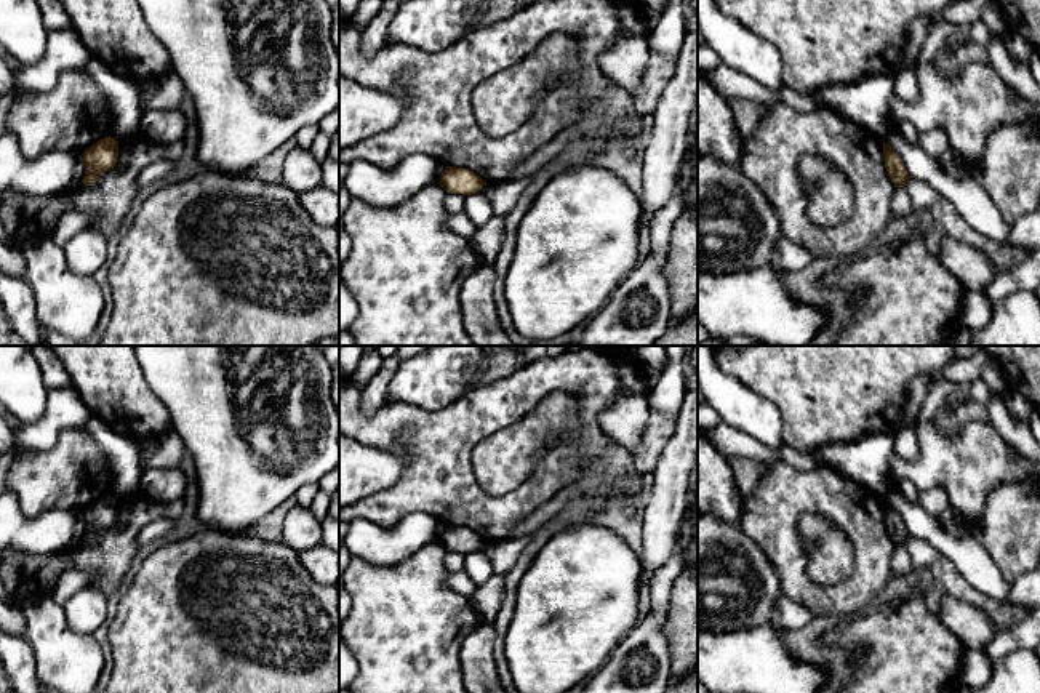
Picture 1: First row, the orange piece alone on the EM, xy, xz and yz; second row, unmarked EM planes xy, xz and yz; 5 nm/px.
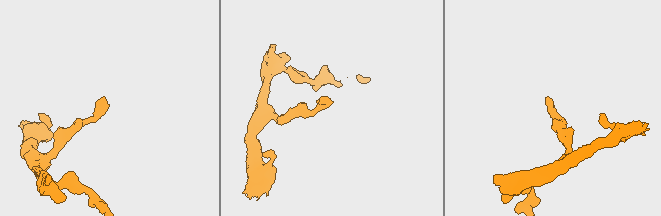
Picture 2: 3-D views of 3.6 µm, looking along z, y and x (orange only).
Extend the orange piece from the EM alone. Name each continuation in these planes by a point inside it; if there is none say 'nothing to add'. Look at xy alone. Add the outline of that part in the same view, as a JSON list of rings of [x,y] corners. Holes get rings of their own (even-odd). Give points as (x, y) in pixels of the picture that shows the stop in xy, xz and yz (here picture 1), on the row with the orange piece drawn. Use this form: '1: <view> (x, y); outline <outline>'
nothing to add

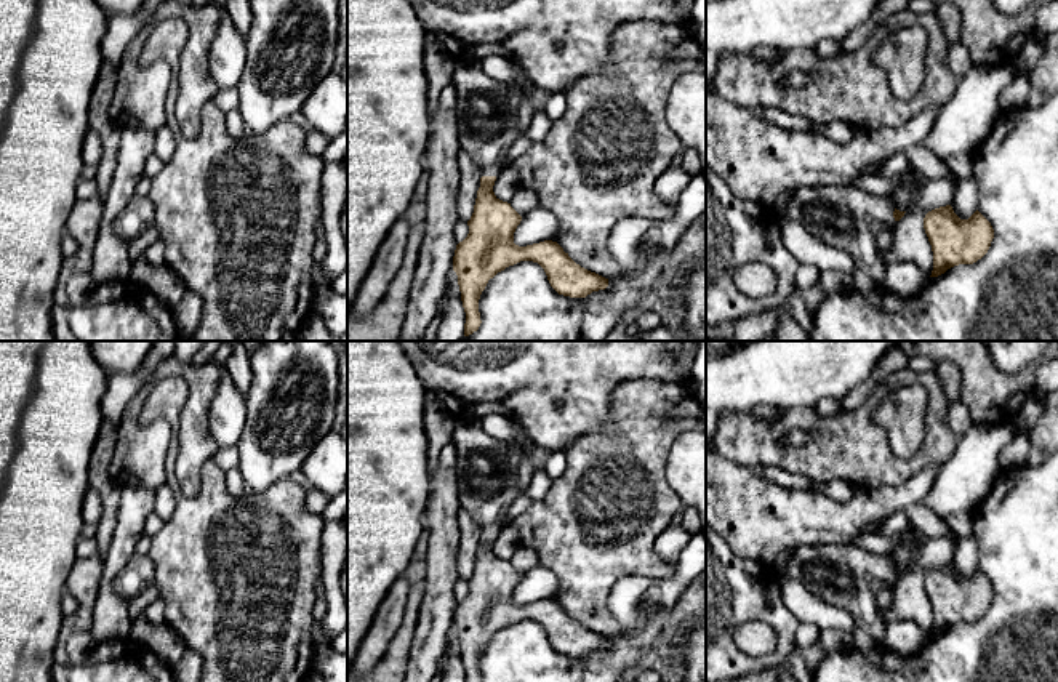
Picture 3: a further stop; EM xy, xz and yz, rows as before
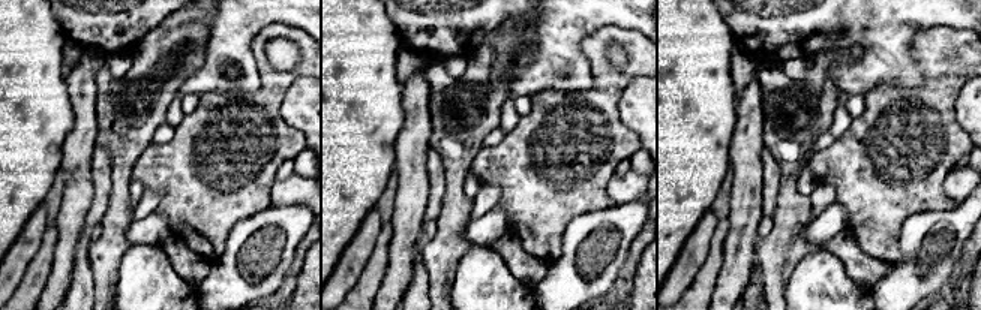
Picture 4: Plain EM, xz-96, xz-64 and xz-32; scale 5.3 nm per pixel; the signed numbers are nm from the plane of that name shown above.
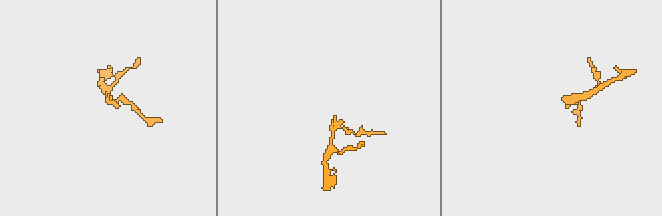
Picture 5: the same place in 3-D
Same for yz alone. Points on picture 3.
1: yz (847, 218); outline [[[799,186],[786,216],[824,243],[847,251],[853,263],[853,285],[861,295],[884,288],[884,267],[877,232],[892,229],[895,203],[853,186]]]

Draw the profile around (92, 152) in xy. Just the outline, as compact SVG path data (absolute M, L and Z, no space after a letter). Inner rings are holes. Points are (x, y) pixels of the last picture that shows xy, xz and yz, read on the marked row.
M90 130L85 136L82 157L85 165L94 168L98 166L102 157L102 141L94 130Z

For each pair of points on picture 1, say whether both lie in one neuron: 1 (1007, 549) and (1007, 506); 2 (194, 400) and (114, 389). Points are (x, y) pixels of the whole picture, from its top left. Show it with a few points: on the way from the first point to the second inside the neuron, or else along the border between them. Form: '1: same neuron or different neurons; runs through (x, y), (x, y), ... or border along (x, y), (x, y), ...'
1: same neuron; runs through (1007, 538), (1007, 517)
2: different neurons; border along (138, 362), (146, 384), (165, 407), (172, 428)

